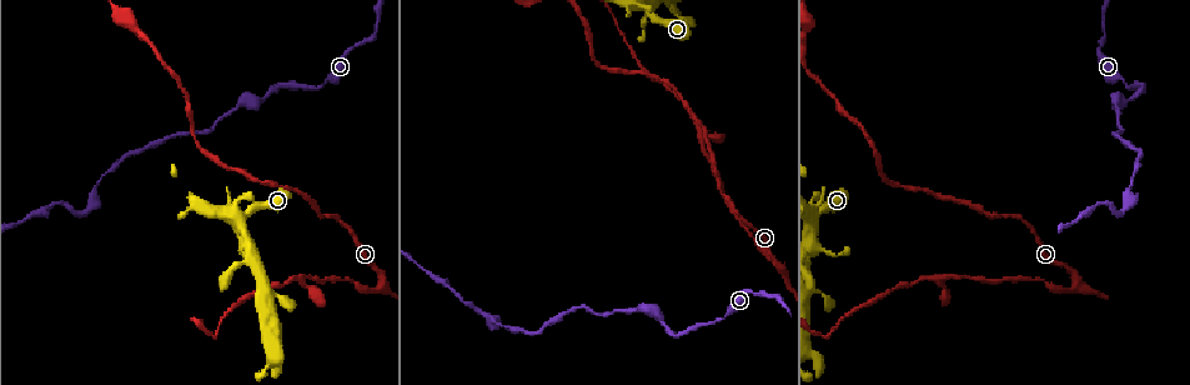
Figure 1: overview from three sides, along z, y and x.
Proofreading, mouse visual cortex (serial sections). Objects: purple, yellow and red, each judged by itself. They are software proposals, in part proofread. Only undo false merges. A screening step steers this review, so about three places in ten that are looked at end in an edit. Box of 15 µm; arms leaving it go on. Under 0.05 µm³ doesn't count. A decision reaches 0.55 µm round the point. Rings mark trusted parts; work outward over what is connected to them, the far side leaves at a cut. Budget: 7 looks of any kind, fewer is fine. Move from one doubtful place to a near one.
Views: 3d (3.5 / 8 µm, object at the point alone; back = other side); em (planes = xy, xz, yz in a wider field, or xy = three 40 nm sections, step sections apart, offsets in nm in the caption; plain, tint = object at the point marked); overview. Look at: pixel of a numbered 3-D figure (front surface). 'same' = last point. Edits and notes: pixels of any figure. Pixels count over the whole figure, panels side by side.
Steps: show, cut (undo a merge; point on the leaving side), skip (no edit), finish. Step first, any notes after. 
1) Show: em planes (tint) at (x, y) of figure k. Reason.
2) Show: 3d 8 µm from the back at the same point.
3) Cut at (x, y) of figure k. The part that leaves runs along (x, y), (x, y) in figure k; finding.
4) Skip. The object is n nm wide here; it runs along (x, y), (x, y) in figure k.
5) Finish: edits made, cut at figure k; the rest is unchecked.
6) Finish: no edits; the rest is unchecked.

Show: 3d 3.5 µm at (380, 280) of figure 1. Side arm on a straight run.

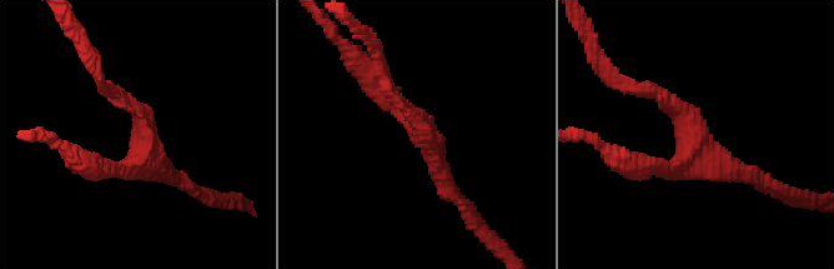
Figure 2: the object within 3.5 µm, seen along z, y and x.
Show: em planes (tint) at (147, 147) of figure 2. Now the EM.

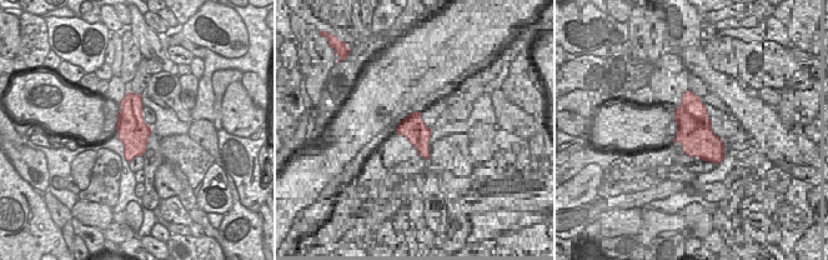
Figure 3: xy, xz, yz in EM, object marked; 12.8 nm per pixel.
Skip. The arms are 150, 150, 250 nm wide; it runs along (114, 93), (141, 111), (145, 154), (95, 169) in figure 2; one cell here.

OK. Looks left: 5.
Show: 3d 8 µm at (273, 88) of figure 1. Abrupt turn.

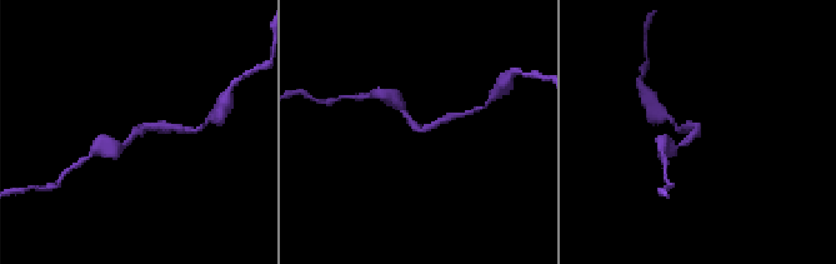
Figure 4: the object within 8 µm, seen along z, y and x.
Show: 3d 3.5 µm at (422, 132) of figure 4. Closer look.

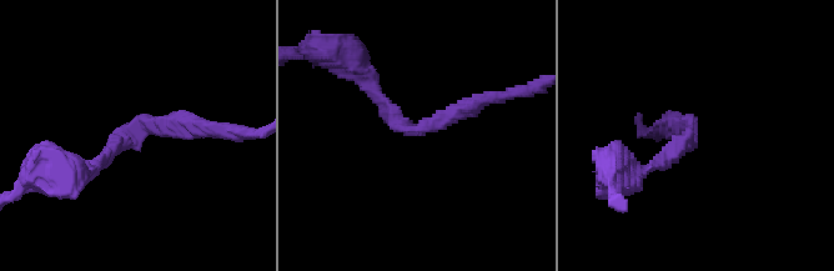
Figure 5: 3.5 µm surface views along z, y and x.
Skip. The arms are 150, 250 nm wide; one cell here.

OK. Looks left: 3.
Show: 3d 8 µm at (1100, 46) of figure 1. Narrows sharply.

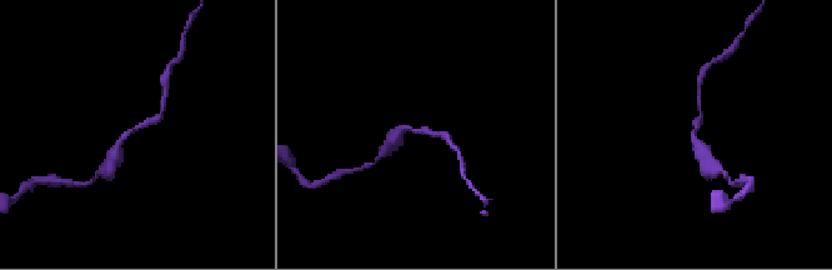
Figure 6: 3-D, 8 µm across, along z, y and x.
Show: em xy step 3 (tint) at (695, 130) of figure 6.

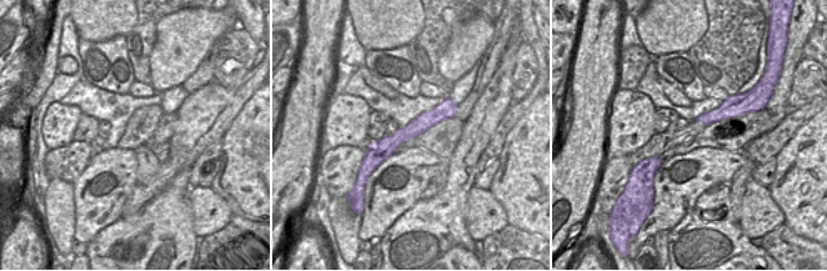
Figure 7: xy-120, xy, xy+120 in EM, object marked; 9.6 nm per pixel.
Skip. The arms are 200, 300 nm wide; it runs along (115, 156), (119, 143), (163, 108) in figure 6; continuous, no second cell.

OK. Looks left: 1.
Finish: no edits; the rest is unchecked.

